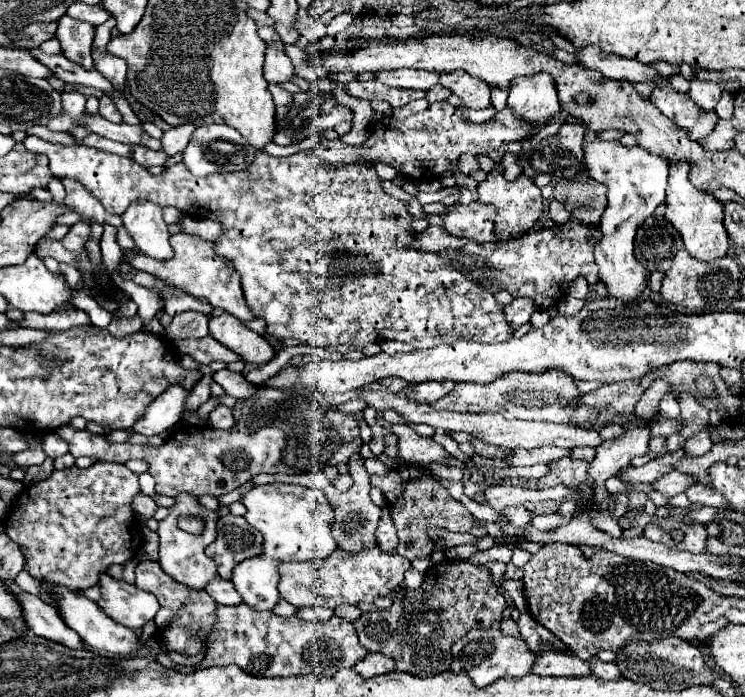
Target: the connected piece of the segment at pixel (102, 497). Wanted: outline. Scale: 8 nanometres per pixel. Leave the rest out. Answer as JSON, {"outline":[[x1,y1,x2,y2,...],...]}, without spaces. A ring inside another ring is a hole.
{"outline":[[95,463,87,469,67,467,61,471,53,471,47,479,27,487,19,495,17,503,11,507,3,531,17,545,27,547,25,569,31,577,43,583,63,585,67,589,87,589,97,585,99,575,105,573,109,565,125,563,137,553,141,545,137,527,141,527,141,523,131,509,131,501,137,493,137,475,121,463]]}

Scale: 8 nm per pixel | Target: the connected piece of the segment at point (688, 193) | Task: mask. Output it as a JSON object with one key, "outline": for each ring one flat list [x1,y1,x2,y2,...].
{"outline":[[671,163,669,167,669,187,667,187,667,213,669,223,681,233,685,249,699,261,713,261,725,257,729,251,729,237,723,227,723,205,711,195,701,193,689,183,689,163]]}

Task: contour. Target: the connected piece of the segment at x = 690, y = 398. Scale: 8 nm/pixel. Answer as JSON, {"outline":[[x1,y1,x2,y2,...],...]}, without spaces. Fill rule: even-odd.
{"outline":[[693,393,677,395,677,401,679,401,679,407,681,407,681,417,685,419,685,431,689,431,691,435,701,431,709,421,707,407,703,407]]}

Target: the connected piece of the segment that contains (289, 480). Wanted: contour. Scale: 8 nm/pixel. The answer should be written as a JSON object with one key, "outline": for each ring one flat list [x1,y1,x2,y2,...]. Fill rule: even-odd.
{"outline":[[357,451,357,455,353,455,353,459,349,459,347,463,349,467,349,475,353,479,353,487,347,492,338,492,337,489,330,484,330,481,325,477,322,472,317,473,303,473,288,475,284,473,279,474,259,474,255,479,251,479,255,485,263,485,263,483,285,483,285,484,298,484,304,487,314,488,314,484,322,484,325,496,331,505,335,507,335,523,333,523,333,537,339,543,341,549,347,551,361,551,363,547,373,547,375,545,375,529,377,529,377,521,381,515,381,509,371,501,369,491,371,491,371,483,369,483,369,473,363,467,363,457]]}

